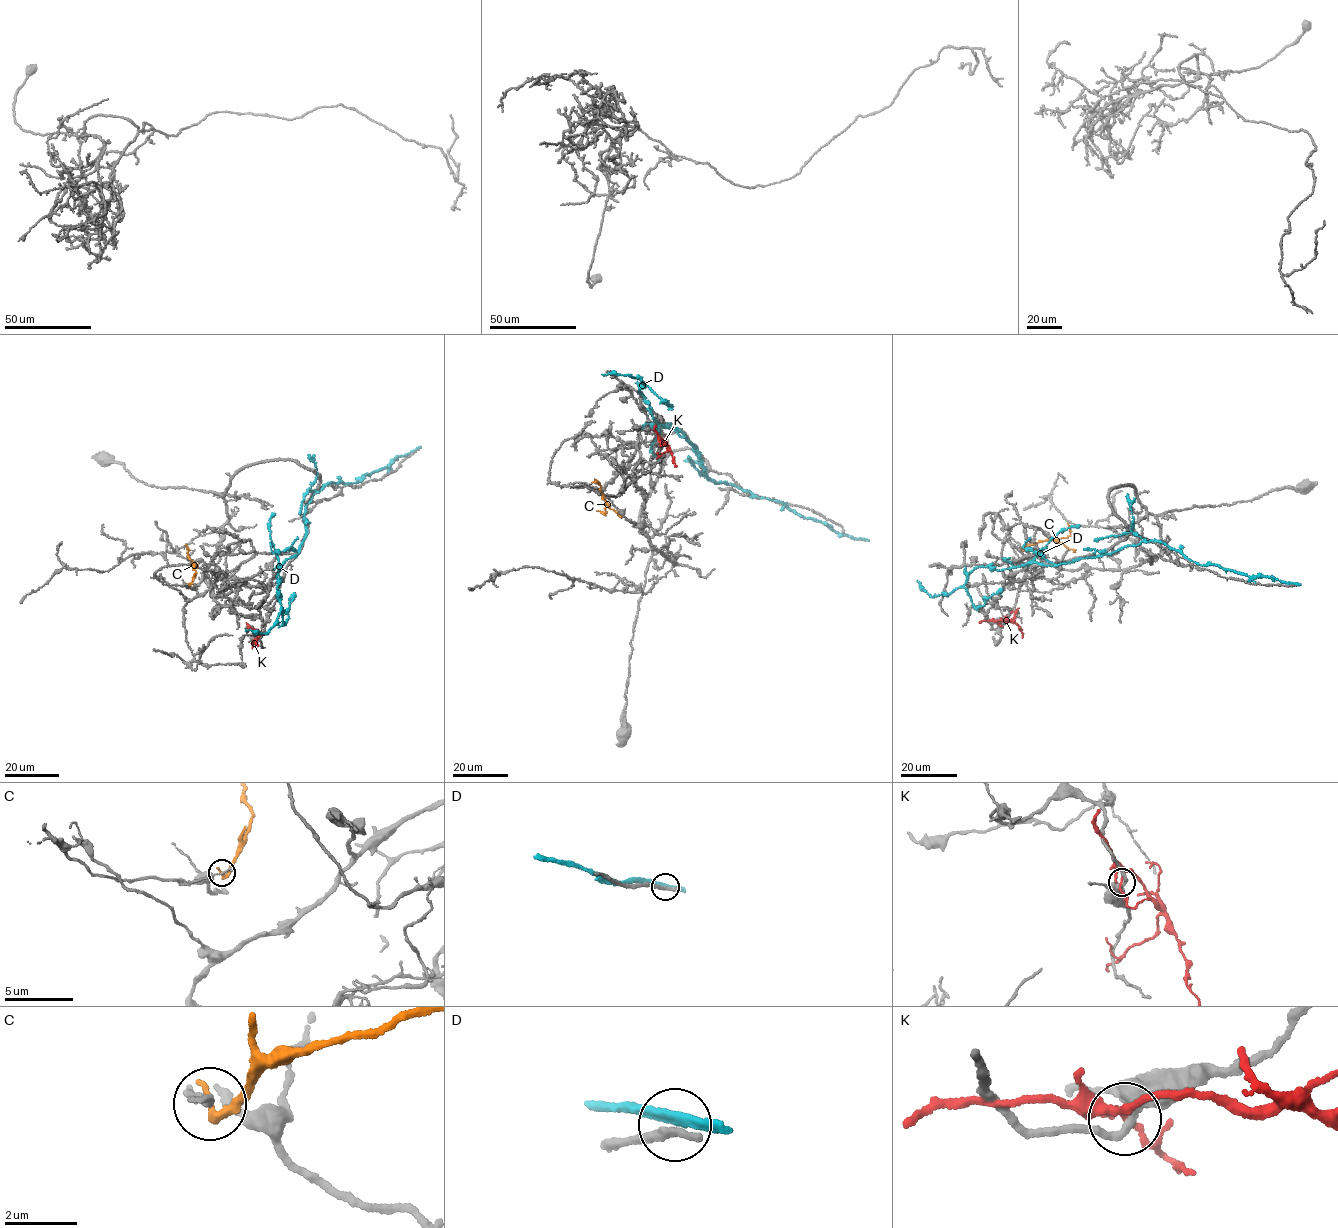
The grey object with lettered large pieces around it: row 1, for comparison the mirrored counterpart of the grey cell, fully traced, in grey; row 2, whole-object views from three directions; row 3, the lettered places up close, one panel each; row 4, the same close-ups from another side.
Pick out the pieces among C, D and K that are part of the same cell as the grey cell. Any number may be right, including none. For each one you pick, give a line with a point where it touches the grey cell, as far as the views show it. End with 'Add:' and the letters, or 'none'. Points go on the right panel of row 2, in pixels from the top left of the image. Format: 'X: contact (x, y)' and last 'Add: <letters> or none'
Add: none

